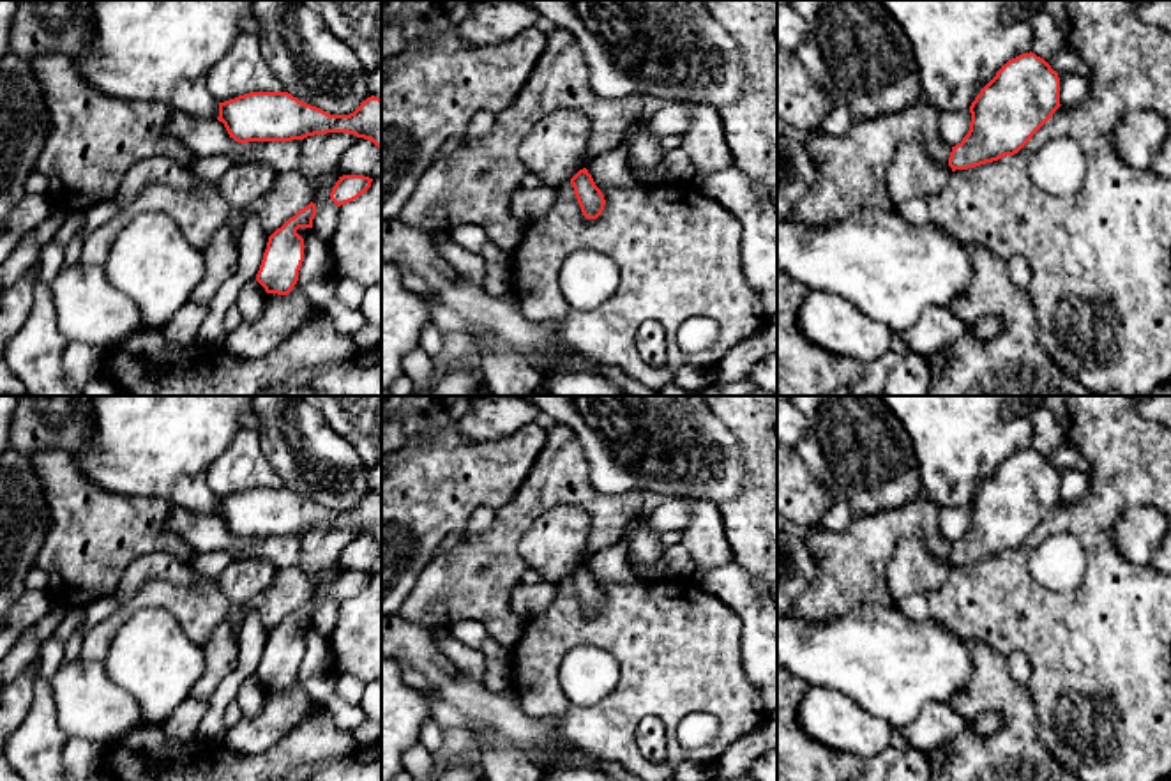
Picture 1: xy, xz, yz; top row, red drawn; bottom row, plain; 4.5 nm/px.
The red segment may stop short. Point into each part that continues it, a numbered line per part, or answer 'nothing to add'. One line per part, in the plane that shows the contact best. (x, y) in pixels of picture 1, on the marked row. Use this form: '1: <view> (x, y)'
nothing to add

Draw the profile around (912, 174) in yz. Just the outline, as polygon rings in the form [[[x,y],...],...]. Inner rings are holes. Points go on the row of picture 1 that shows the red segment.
[[[904,141],[887,170],[890,201],[901,205],[913,196],[936,194],[948,184],[950,175],[948,163],[934,163],[917,141]]]

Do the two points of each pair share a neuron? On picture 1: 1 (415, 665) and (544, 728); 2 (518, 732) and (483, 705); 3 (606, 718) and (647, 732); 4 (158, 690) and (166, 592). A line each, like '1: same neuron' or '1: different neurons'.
1: same neuron
2: same neuron
3: different neurons
4: different neurons

